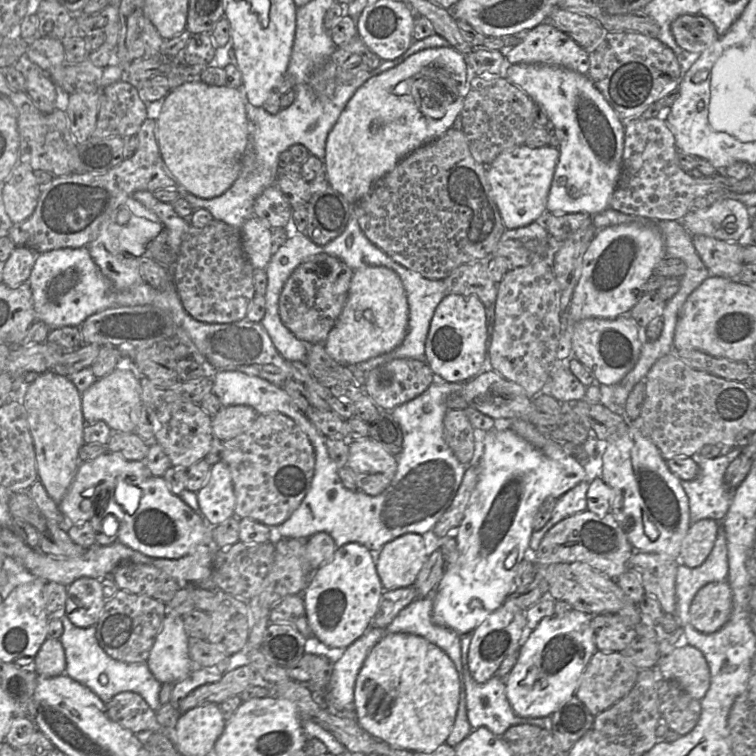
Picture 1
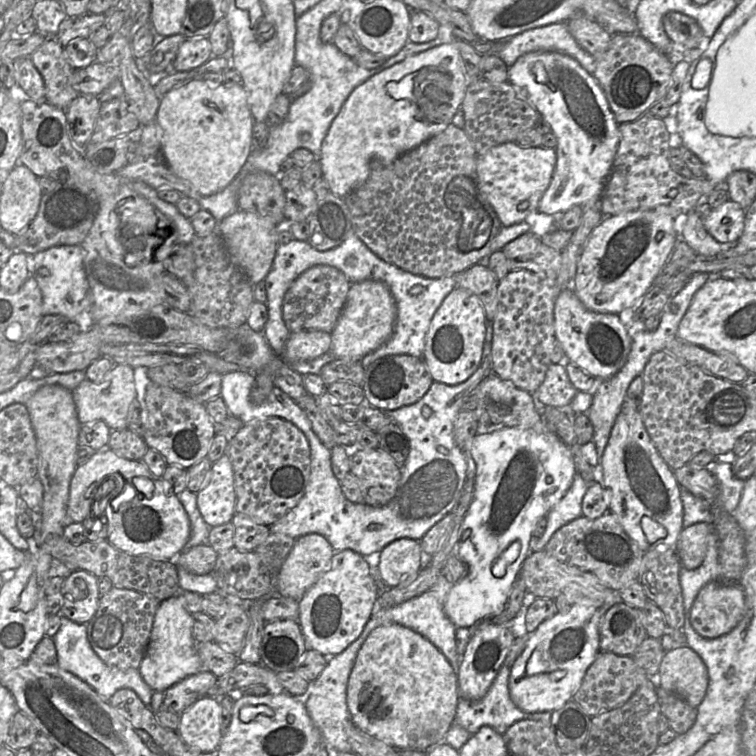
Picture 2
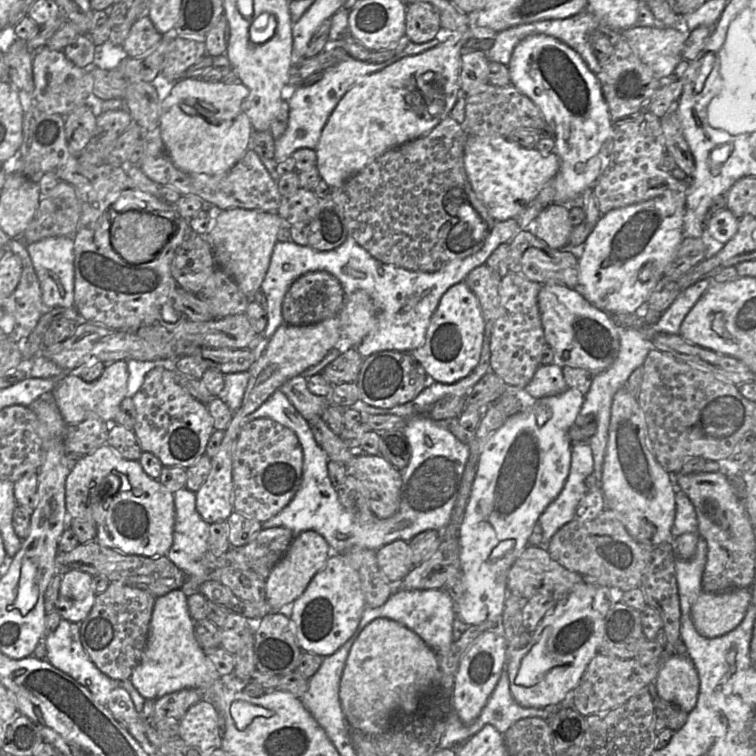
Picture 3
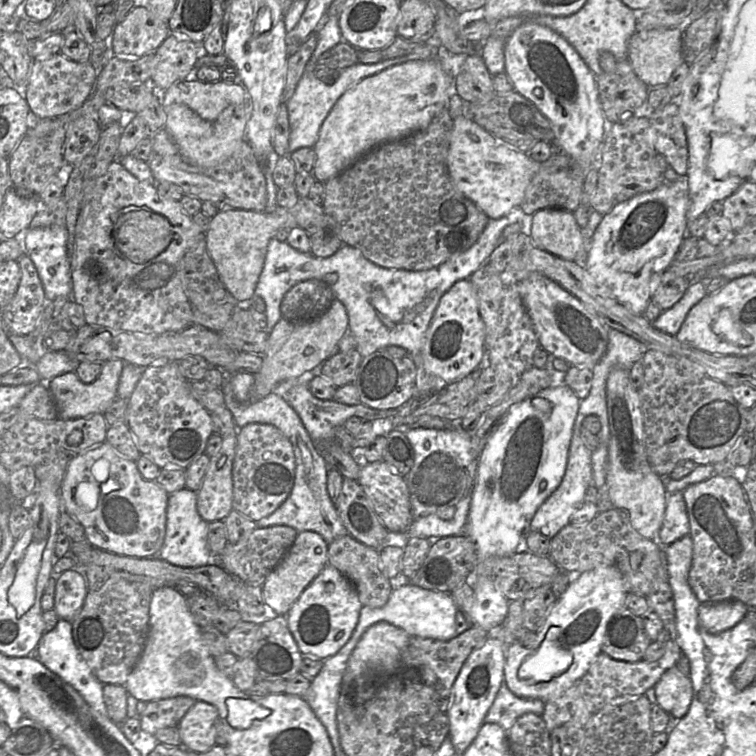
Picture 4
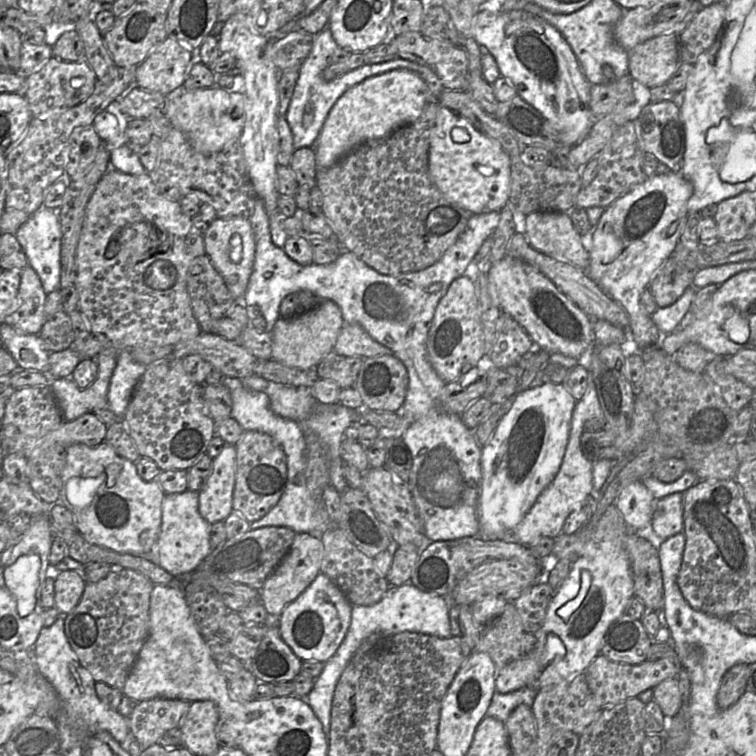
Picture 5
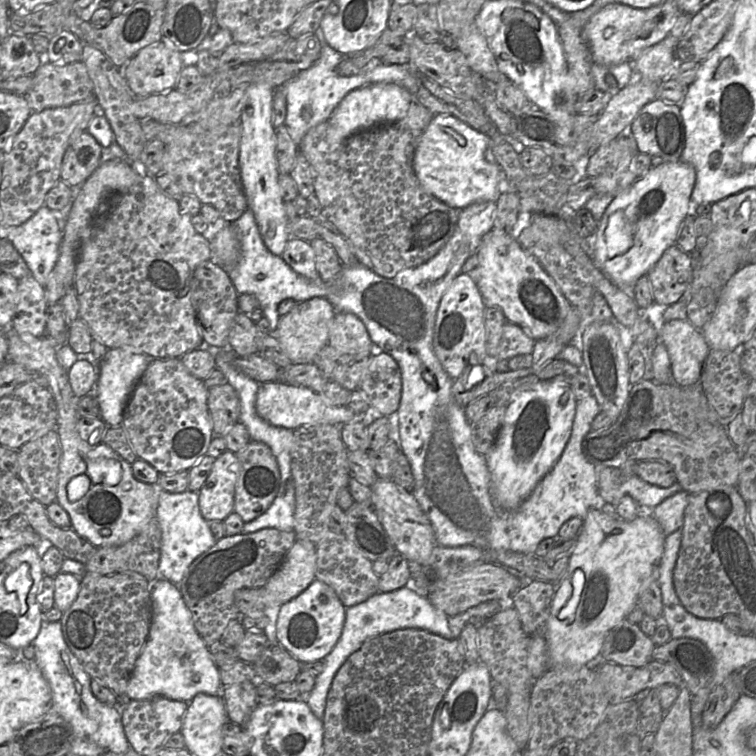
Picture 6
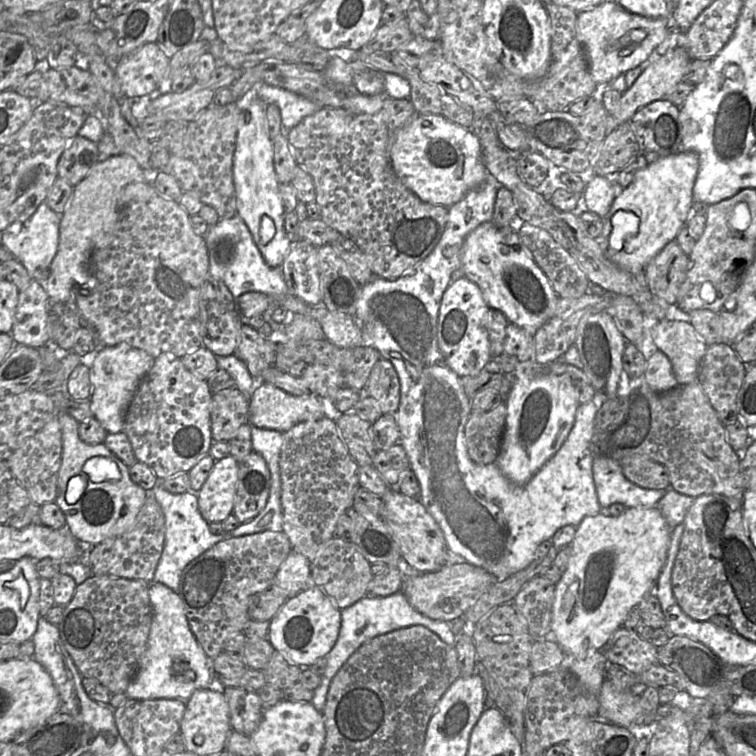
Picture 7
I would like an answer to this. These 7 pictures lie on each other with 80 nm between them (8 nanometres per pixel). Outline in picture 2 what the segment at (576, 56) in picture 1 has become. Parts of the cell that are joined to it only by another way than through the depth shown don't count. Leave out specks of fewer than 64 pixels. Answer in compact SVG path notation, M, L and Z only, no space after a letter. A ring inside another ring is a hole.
M565 22L521 32L508 39L497 55L510 67L520 56L536 51L564 53L574 58L590 74L596 69L596 59L577 43Z

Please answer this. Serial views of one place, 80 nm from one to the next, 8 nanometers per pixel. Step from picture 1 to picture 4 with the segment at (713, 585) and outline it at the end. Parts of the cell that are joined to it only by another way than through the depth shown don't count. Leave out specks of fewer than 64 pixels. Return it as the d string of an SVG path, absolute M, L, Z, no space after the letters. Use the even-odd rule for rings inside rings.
M738 600L700 604L698 619L705 631L717 634L734 627L745 617L748 610L747 605Z

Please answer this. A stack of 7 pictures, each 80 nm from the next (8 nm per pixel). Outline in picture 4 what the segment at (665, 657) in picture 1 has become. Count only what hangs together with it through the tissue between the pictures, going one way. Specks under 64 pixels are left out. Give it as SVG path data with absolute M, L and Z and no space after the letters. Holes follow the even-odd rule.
M677 666L663 673L654 690L657 703L672 720L679 720L688 712L693 698L692 683Z

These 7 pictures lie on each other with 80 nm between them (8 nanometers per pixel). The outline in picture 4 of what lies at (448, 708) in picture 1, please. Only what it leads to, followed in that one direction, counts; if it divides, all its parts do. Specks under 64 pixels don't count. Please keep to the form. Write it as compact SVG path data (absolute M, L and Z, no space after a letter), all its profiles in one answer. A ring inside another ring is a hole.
M378 622L370 626L358 641L352 651L346 671L343 676L344 686L353 686L361 676L366 676L371 670L374 673L392 674L400 669L400 654L408 646L409 640L415 636L408 635L403 629L387 622Z

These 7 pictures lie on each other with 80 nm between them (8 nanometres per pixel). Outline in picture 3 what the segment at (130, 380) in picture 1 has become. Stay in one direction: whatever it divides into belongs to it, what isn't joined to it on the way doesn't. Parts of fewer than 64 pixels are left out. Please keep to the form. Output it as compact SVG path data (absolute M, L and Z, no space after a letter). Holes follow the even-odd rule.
M125 360L106 364L102 375L93 382L84 381L77 372L66 372L52 391L54 399L67 425L76 425L89 417L100 417L113 424L122 400L127 397L128 365Z

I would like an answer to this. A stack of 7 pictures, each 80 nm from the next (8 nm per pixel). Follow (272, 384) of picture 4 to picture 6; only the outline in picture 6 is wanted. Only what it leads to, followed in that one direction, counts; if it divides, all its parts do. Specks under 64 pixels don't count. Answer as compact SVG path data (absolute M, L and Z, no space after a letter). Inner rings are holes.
M323 297L297 302L293 309L282 316L278 323L278 342L293 364L313 363L318 352L329 344L330 322L336 314L334 306Z

